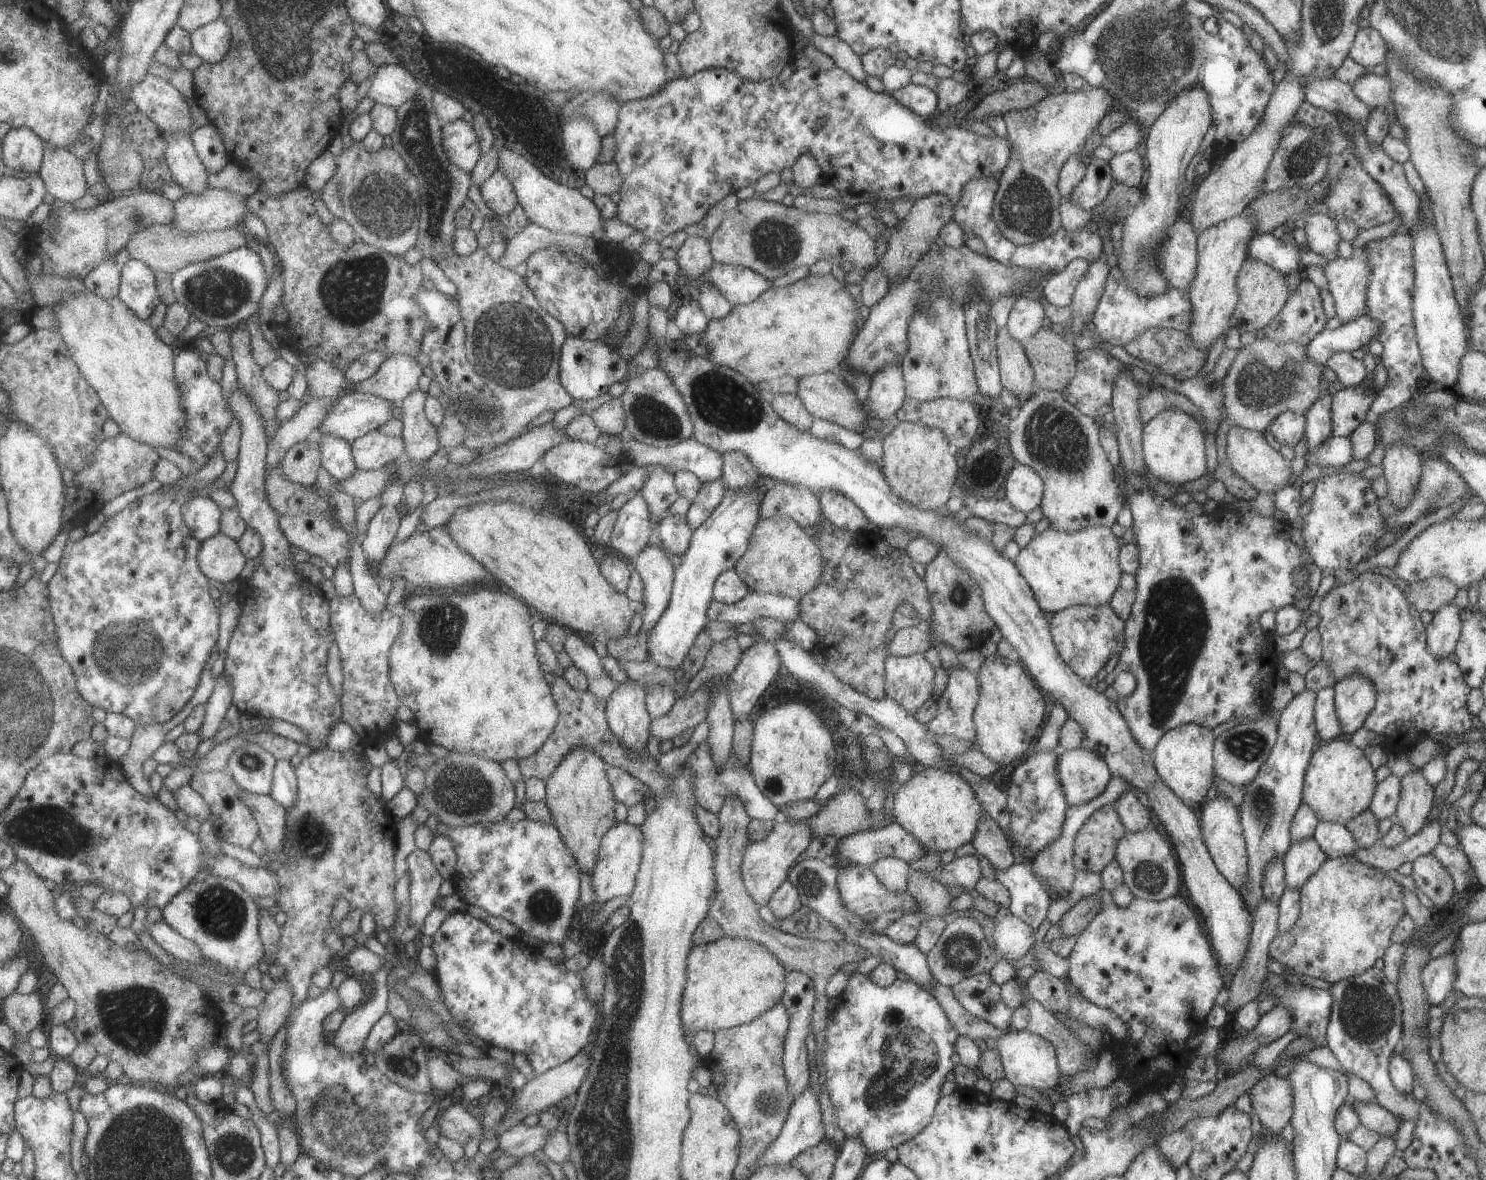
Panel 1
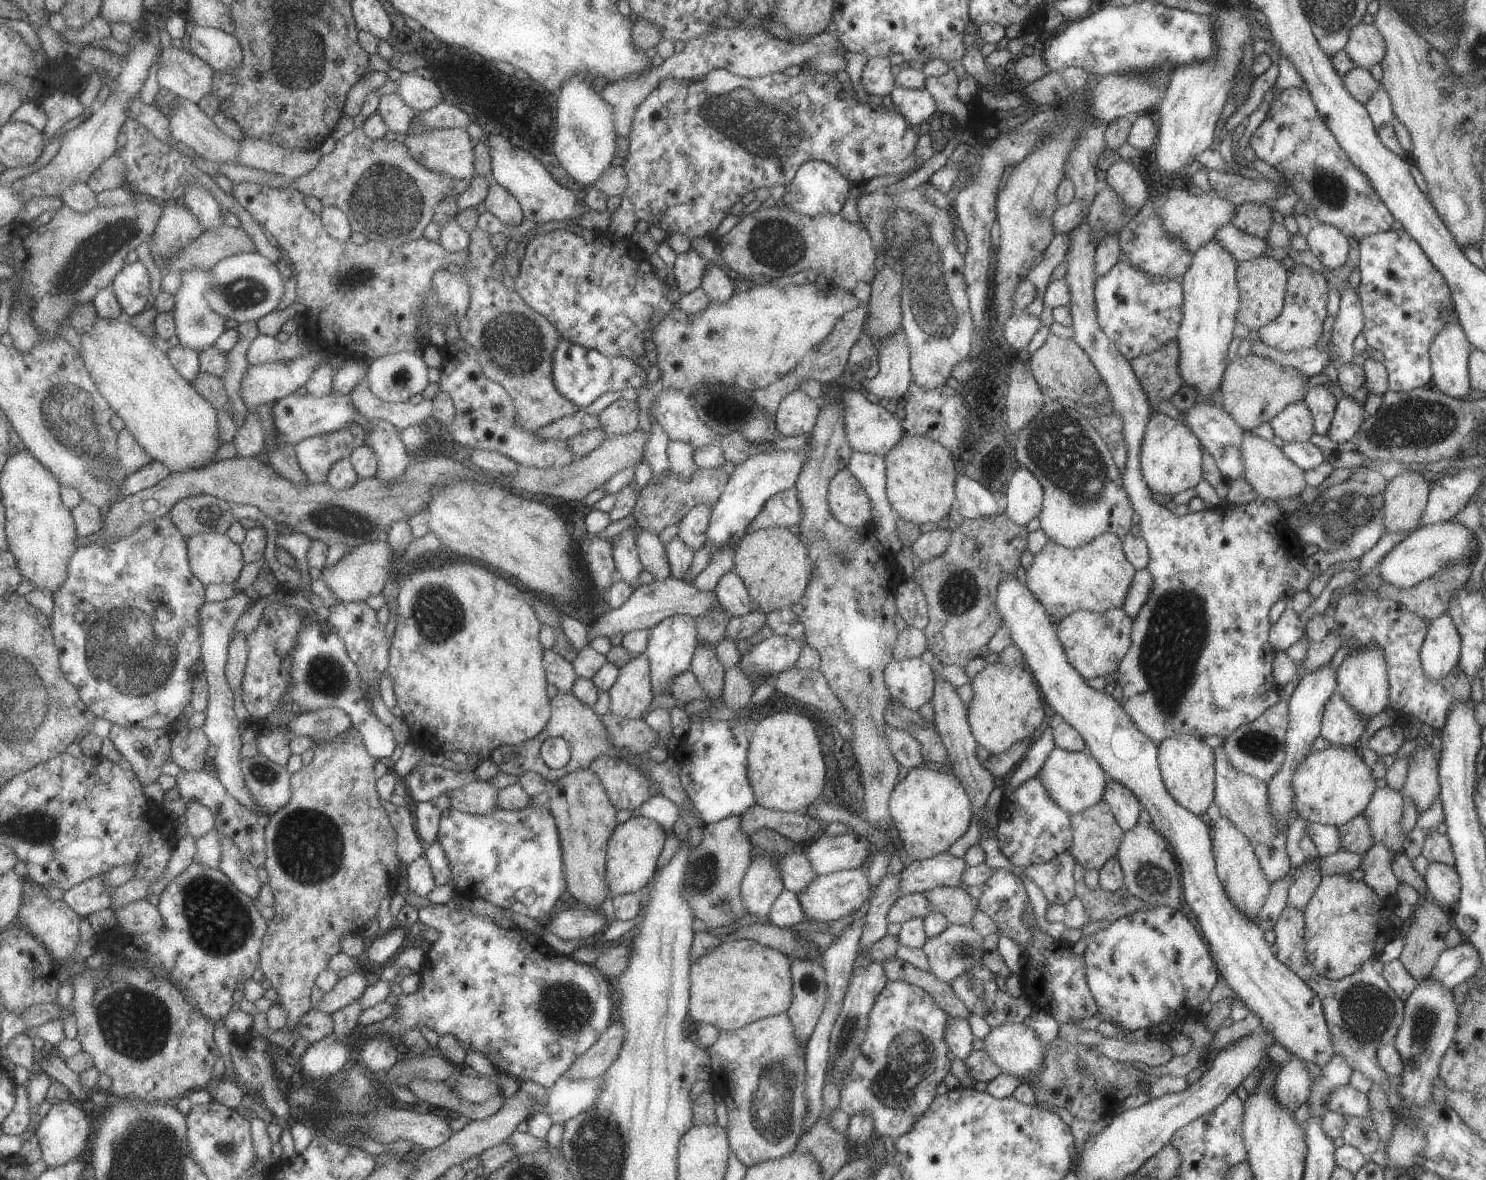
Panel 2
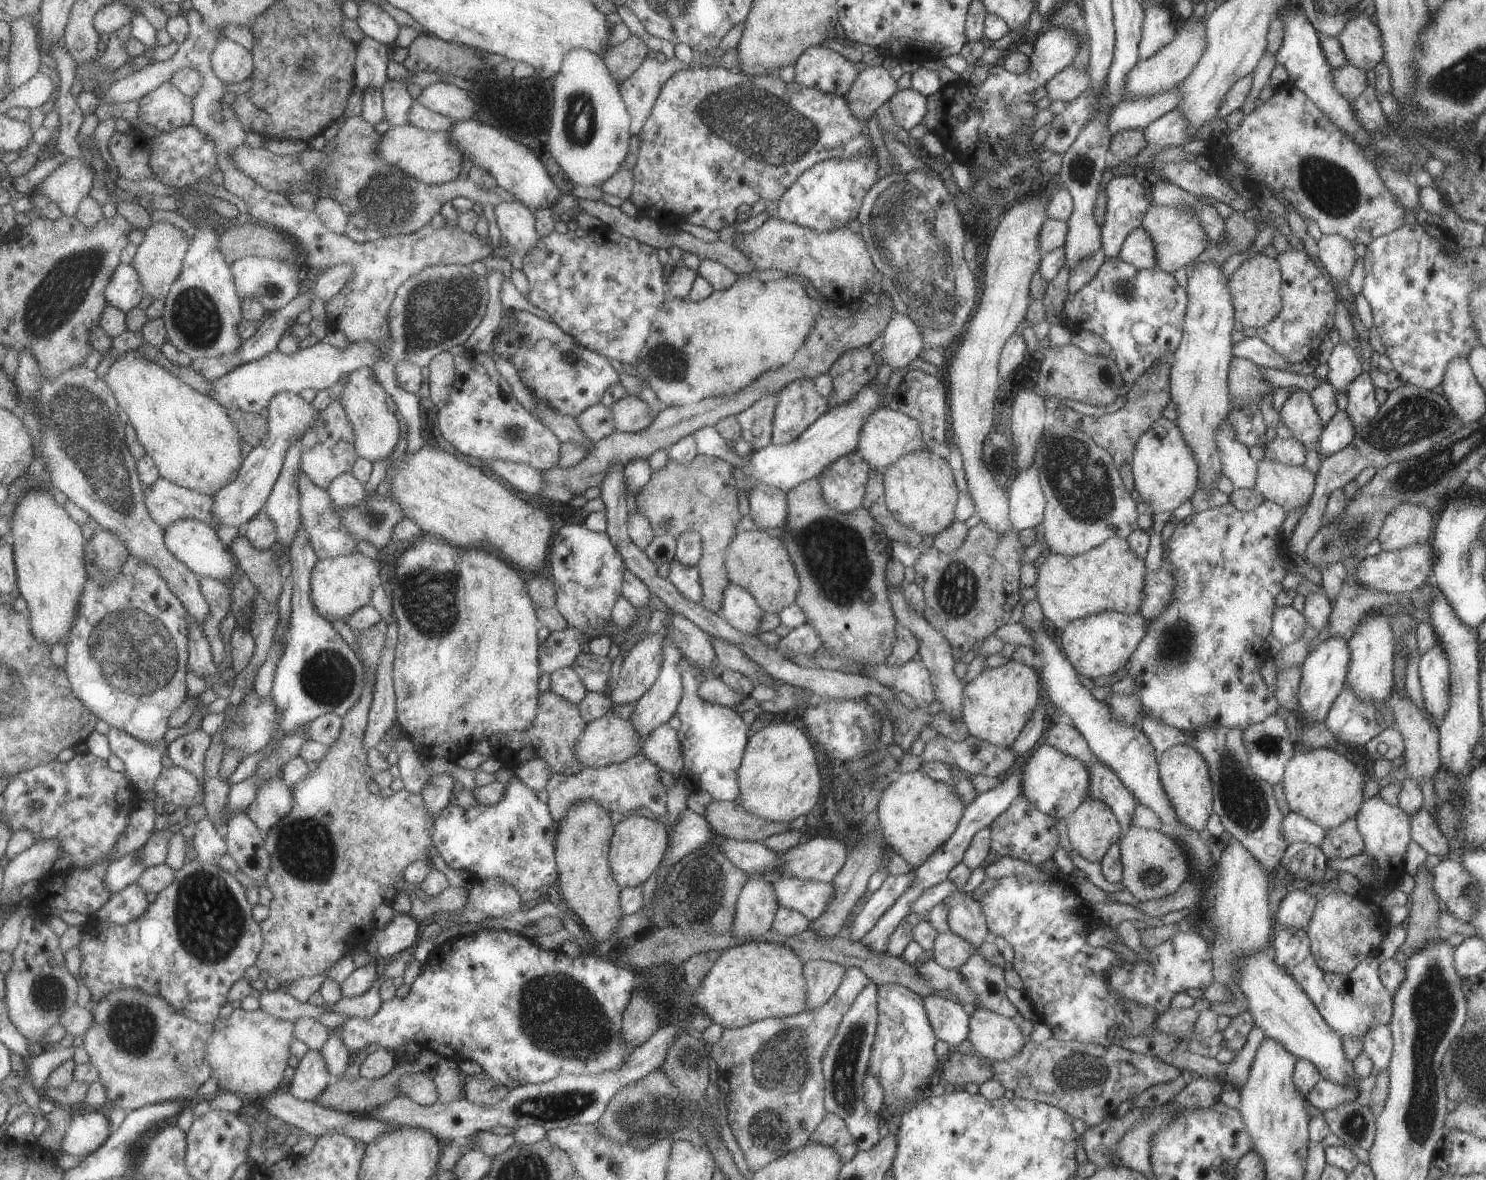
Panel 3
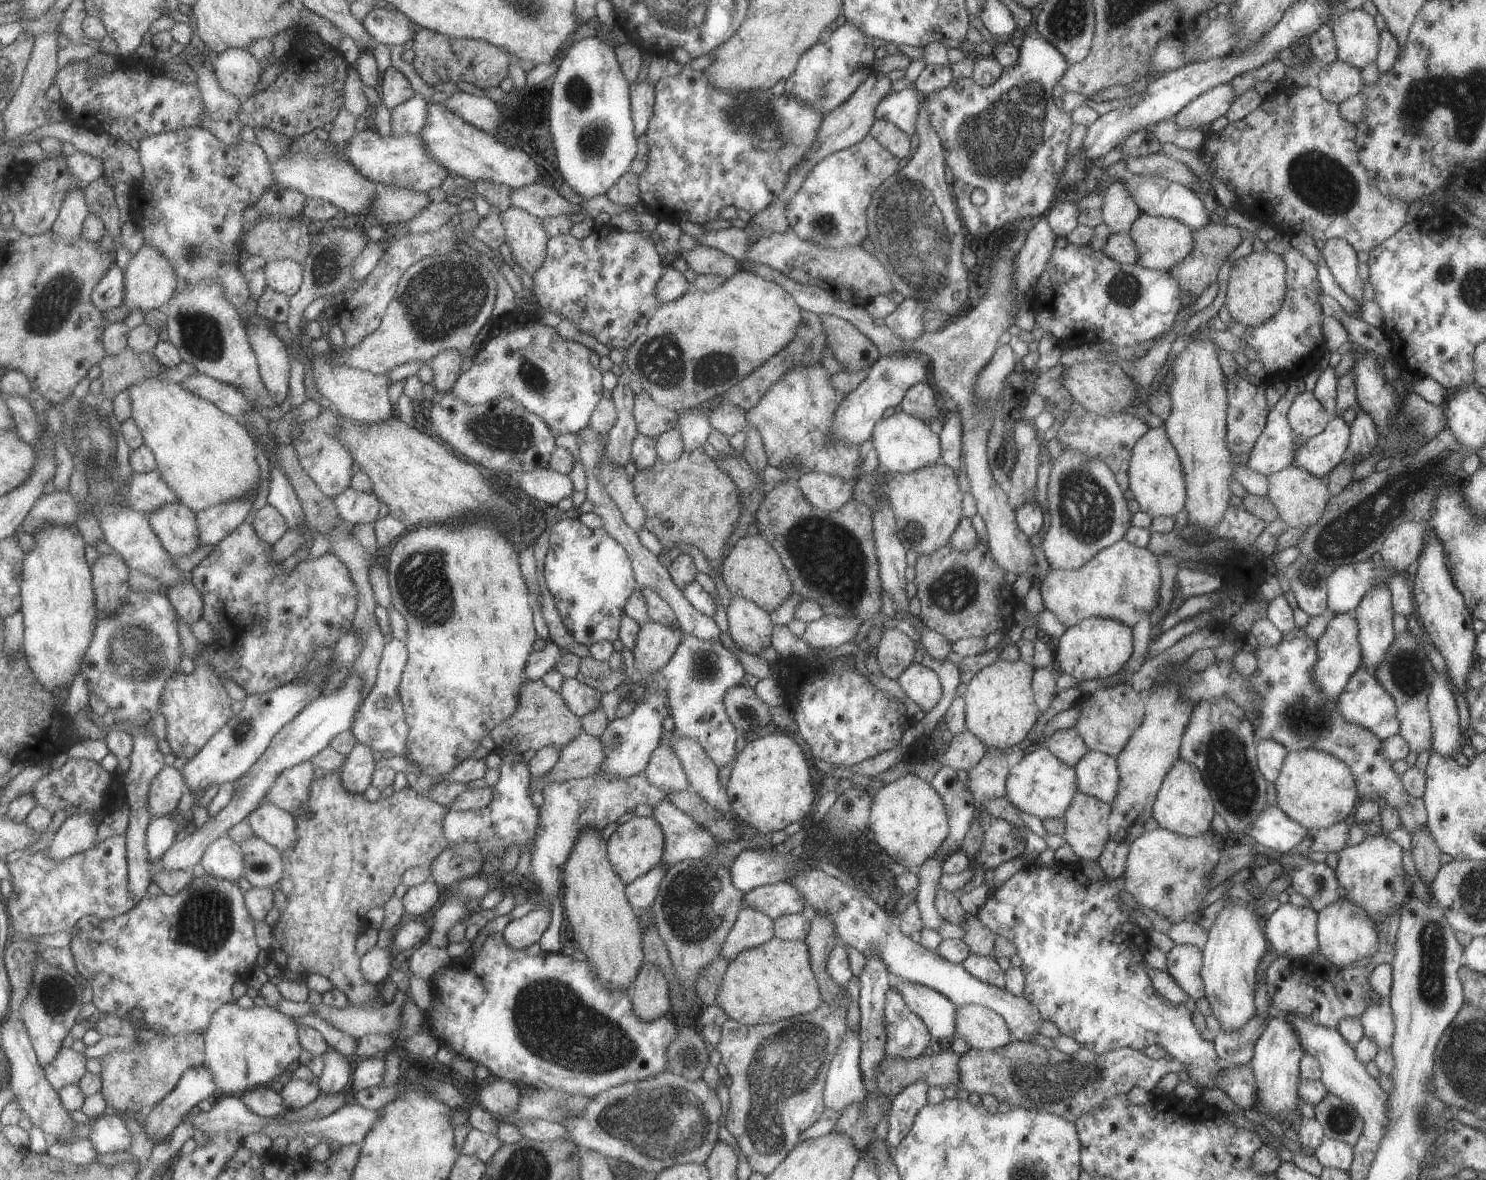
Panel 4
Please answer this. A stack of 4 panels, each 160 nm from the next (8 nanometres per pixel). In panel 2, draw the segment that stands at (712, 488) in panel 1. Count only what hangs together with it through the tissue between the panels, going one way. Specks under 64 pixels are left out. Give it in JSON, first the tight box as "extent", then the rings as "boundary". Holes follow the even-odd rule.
{"extent":[676,505,711,552],"boundary":[[[695,505],[678,522],[676,536],[693,552],[704,546],[704,541],[706,540],[704,534],[708,527],[710,512],[711,509],[707,505]]]}

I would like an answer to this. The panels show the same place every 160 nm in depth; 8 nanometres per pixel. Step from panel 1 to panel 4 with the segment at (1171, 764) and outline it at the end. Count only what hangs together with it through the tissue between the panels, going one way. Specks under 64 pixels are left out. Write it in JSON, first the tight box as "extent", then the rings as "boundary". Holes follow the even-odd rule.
{"extent":[1152,759,1214,837],"boundary":[[[1177,759],[1164,776],[1152,806],[1153,820],[1162,829],[1178,835],[1192,837],[1210,831],[1214,808],[1210,792],[1202,781],[1201,774],[1188,762]]]}

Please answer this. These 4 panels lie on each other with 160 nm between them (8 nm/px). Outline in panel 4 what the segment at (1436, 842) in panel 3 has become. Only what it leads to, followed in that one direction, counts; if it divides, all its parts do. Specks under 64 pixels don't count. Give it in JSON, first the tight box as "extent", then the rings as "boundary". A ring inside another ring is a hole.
{"extent":[1247,627,1427,832],"boundary":[[[1293,627],[1289,632],[1282,634],[1279,642],[1271,647],[1257,645],[1253,650],[1253,654],[1256,658],[1256,669],[1247,678],[1252,691],[1252,701],[1259,712],[1252,720],[1255,739],[1275,741],[1284,746],[1287,752],[1311,749],[1334,756],[1349,767],[1350,773],[1356,782],[1360,801],[1365,798],[1377,798],[1381,804],[1394,808],[1401,826],[1407,832],[1411,832],[1415,827],[1422,827],[1427,824],[1423,799],[1411,796],[1404,789],[1400,777],[1391,769],[1392,761],[1382,754],[1382,741],[1365,727],[1347,722],[1341,716],[1336,698],[1324,698],[1324,692],[1318,687],[1312,675],[1317,660],[1316,642],[1311,640],[1301,627]]]}

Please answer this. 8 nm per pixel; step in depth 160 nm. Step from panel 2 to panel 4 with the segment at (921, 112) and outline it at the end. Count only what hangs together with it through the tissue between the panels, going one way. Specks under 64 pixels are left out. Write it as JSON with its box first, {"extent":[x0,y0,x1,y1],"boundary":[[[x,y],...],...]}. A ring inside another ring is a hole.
{"extent":[874,87,919,135],"boundary":[[[909,87],[898,92],[891,91],[877,103],[874,118],[890,122],[905,134],[912,135],[918,107],[919,96],[915,89]]]}

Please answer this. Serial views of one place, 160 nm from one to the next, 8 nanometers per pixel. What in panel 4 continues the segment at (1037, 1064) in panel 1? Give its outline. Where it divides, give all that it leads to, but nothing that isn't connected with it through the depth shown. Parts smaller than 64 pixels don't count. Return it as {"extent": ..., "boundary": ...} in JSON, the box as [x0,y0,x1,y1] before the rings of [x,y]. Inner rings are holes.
{"extent":[954,1003,1013,1050],"boundary":[[[973,1003],[955,1007],[954,1034],[977,1050],[993,1050],[1013,1040],[999,1014]]]}

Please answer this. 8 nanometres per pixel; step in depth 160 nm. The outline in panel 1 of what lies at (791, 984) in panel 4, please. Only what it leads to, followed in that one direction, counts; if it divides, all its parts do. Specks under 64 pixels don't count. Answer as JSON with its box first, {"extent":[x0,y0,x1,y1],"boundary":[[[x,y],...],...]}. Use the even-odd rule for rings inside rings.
{"extent":[680,937,784,1034],"boundary":[[[721,937],[704,945],[694,945],[686,958],[686,983],[682,992],[680,1017],[682,1027],[690,1034],[694,1031],[730,1029],[751,1022],[773,1005],[780,1002],[784,993],[784,974],[774,954],[763,945],[749,939]]]}

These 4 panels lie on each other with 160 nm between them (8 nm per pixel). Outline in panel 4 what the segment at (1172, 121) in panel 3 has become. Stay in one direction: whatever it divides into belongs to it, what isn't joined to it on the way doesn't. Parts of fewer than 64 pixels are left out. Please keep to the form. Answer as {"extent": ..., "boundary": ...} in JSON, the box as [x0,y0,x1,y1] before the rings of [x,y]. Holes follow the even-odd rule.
{"extent":[1171,82,1233,129],"boundary":[[[1230,82],[1214,86],[1187,102],[1171,119],[1180,129],[1195,129],[1209,124],[1218,116],[1224,116],[1230,109],[1233,96]]]}

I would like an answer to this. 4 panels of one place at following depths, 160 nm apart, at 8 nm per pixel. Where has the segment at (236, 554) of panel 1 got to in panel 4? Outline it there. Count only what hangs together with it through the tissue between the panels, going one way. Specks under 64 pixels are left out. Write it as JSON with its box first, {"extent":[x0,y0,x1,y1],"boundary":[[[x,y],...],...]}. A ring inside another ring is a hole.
{"extent":[148,503,200,557],"boundary":[[[167,503],[148,515],[155,534],[173,557],[191,554],[200,544],[198,515],[183,503]]]}

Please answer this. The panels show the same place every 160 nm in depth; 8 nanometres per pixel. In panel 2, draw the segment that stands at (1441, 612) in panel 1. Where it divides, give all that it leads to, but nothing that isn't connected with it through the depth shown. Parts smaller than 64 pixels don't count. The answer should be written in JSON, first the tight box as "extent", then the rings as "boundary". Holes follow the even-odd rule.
{"extent":[1419,612,1460,682],"boundary":[[[1446,612],[1431,619],[1427,627],[1419,649],[1420,663],[1425,676],[1433,682],[1445,678],[1445,675],[1458,664],[1460,638]]]}

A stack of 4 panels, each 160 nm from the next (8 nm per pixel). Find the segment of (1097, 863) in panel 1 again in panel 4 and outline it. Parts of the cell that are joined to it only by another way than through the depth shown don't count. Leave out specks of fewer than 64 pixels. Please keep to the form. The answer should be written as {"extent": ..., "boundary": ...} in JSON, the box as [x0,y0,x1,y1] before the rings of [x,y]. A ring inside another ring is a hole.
{"extent":[1062,792,1110,863],"boundary":[[[1076,792],[1065,810],[1062,838],[1080,863],[1096,861],[1108,839],[1110,806],[1098,798]]]}

